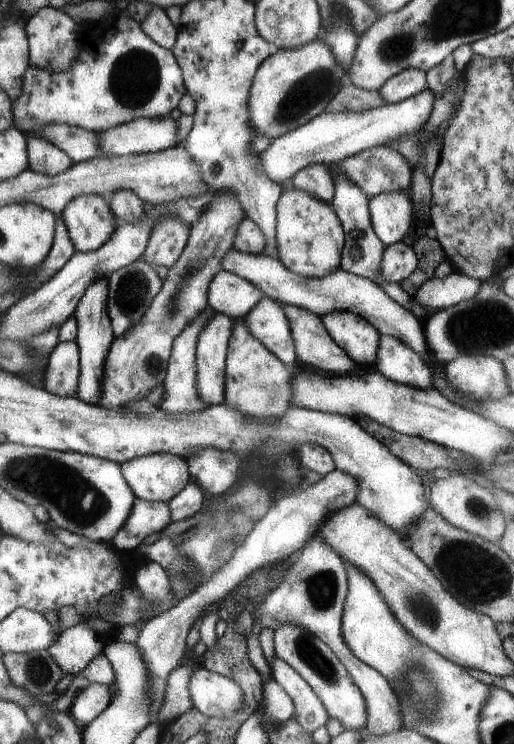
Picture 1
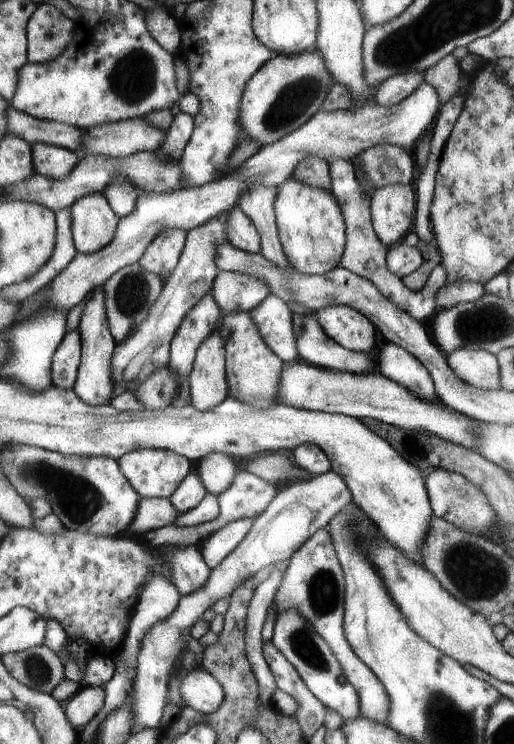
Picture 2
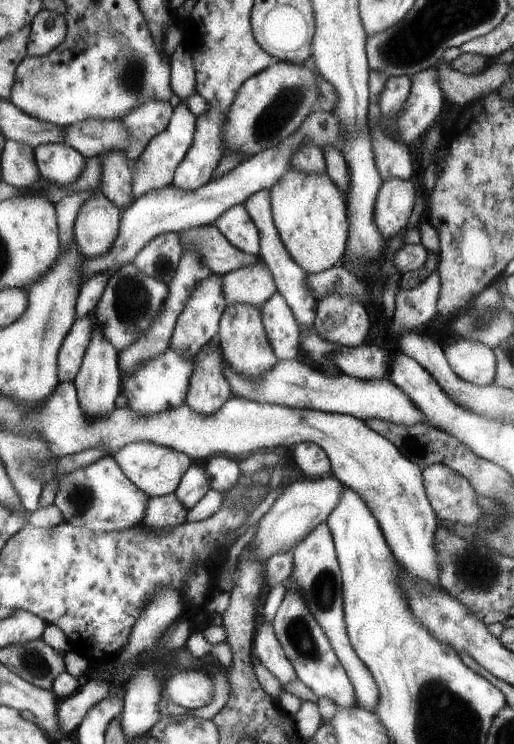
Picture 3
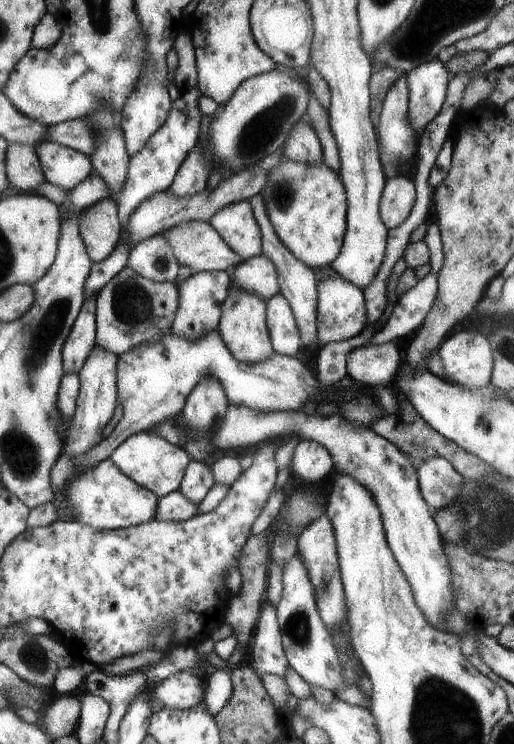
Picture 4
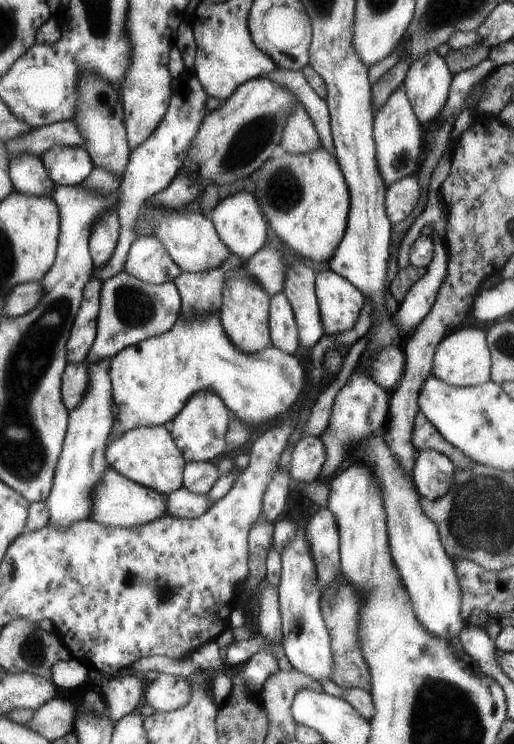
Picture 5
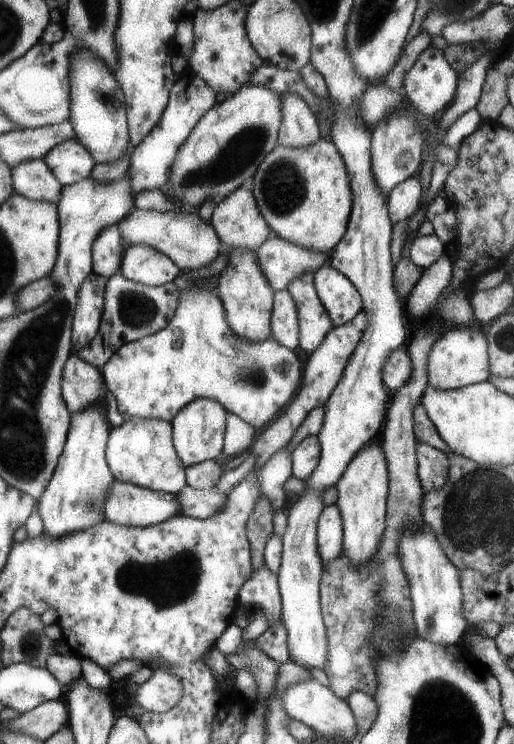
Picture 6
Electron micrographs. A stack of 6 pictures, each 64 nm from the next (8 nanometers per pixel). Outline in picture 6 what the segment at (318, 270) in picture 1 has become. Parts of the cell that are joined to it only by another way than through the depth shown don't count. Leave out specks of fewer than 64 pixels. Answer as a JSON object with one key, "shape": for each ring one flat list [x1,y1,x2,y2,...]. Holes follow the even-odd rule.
{"shape":[[329,138,303,148,276,144,252,179,251,194,272,234,319,254,329,253,343,236,351,212,351,187,343,160]]}

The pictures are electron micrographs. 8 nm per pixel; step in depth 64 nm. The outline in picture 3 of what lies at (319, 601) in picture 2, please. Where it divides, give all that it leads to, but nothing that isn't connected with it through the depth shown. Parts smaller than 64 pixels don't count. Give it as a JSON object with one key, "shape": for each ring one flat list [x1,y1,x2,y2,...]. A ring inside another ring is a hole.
{"shape":[[321,522,321,524,317,524,315,528,312,528,311,532,308,532,307,536,304,536,303,540,300,540,299,544,294,546,292,557,291,572,289,572,284,581,284,592,287,592,287,586,291,582,299,588,299,592,303,592,303,600,307,602,307,610,311,612,311,616,315,618,315,622,323,630,325,638,327,638,331,648,335,651,335,656,339,659,347,678,349,678,352,684,356,706,362,708,365,712,371,712,373,715,373,710,375,710,377,700,379,700,379,692,377,692,377,684,375,684,371,672,359,660,347,638,343,620,340,570,333,546,333,539,327,524]]}

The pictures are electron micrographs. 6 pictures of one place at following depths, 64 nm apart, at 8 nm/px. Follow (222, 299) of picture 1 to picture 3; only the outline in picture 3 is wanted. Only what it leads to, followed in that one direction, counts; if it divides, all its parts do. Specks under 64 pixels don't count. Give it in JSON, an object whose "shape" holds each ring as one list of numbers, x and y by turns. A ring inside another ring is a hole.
{"shape":[[260,258,251,264,221,275,221,294,227,304,247,304,259,307,277,292,275,281]]}

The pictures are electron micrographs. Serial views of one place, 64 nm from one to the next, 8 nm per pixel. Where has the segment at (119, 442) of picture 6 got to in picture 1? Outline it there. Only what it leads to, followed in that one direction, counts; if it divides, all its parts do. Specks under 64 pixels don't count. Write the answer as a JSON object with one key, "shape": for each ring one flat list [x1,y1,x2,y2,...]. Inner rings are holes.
{"shape":[[149,453,120,464,121,476,136,498,169,502,191,480,183,457]]}

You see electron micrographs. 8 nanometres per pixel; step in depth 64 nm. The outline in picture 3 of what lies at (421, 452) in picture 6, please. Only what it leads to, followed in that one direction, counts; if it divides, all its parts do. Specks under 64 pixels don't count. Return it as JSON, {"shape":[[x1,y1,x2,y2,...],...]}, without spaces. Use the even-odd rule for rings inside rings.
{"shape":[[440,462,423,468,421,474,425,496,436,520,467,526,479,518,478,494,463,476]]}

